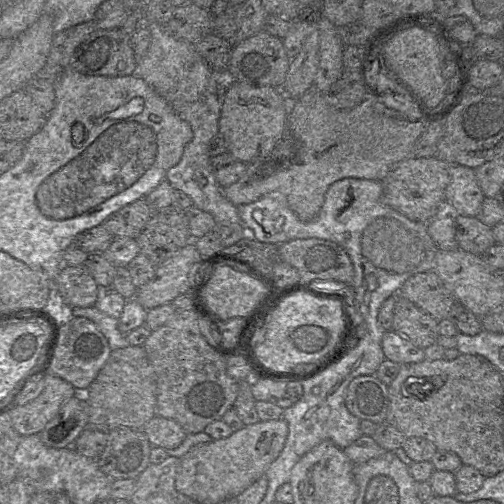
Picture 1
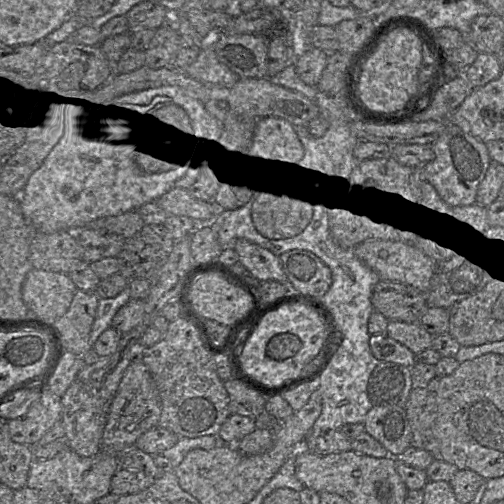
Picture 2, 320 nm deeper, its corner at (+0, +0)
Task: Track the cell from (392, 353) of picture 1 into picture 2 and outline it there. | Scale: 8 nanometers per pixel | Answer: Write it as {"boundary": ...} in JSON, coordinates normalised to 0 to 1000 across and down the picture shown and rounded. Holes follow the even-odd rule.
{"boundary":[[[768,661],[736,665],[732,685],[748,716],[778,718],[806,728],[819,728],[823,722],[823,702]]]}

